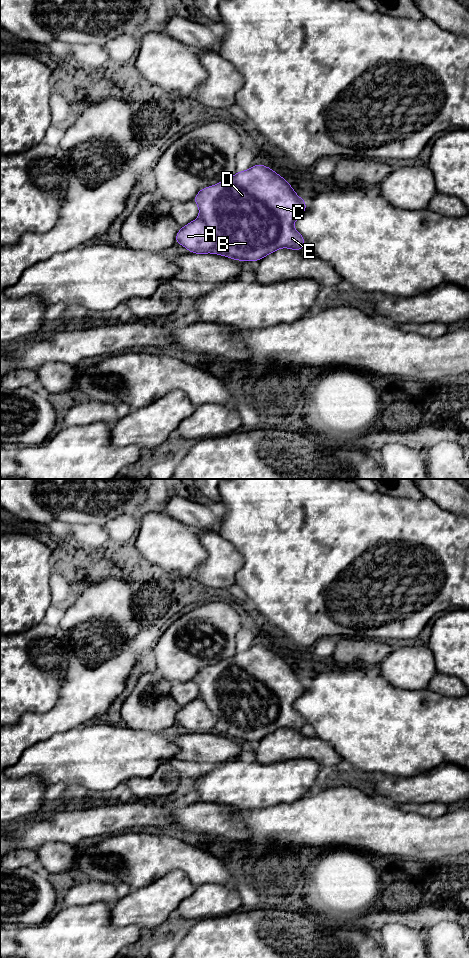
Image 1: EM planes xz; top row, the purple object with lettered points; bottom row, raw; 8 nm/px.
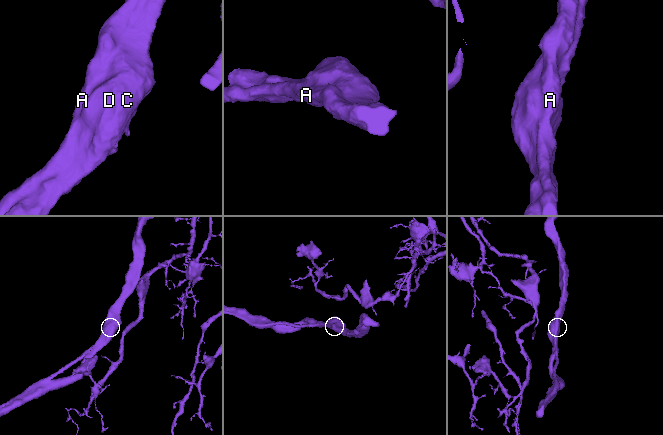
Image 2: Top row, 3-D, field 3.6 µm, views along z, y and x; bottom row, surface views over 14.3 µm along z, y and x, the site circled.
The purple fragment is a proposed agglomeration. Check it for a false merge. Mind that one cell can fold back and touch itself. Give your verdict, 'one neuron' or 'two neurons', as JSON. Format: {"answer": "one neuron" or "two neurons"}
{"answer": "one neuron"}

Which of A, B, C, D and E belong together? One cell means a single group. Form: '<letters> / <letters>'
A B C D E

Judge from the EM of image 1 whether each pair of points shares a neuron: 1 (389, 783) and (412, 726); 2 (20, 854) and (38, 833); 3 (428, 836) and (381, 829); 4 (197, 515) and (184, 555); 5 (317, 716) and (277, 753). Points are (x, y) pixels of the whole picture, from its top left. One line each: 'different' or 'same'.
1: different
2: different
3: same
4: different
5: different

